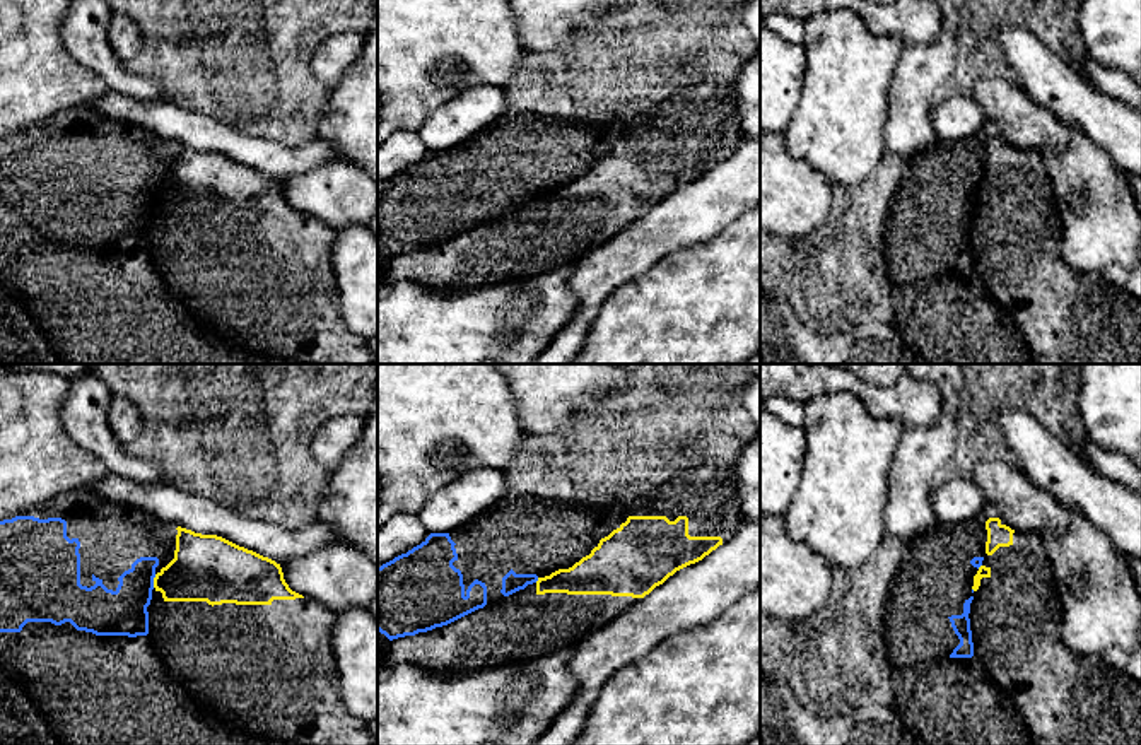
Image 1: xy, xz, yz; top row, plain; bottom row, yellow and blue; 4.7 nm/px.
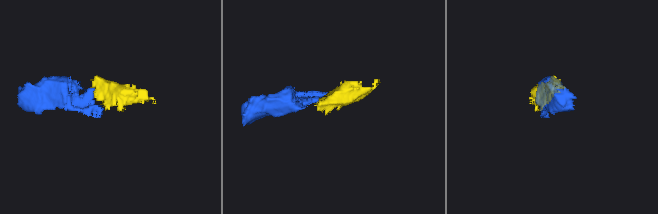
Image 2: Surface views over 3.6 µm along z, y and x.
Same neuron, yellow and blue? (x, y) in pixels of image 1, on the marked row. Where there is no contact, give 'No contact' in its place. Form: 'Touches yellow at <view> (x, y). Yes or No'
Touches yellow at xy (154, 581). No

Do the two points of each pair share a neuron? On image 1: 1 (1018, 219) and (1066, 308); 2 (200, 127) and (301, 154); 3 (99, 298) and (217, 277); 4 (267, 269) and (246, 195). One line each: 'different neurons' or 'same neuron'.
1: same neuron
2: same neuron
3: different neurons
4: same neuron

